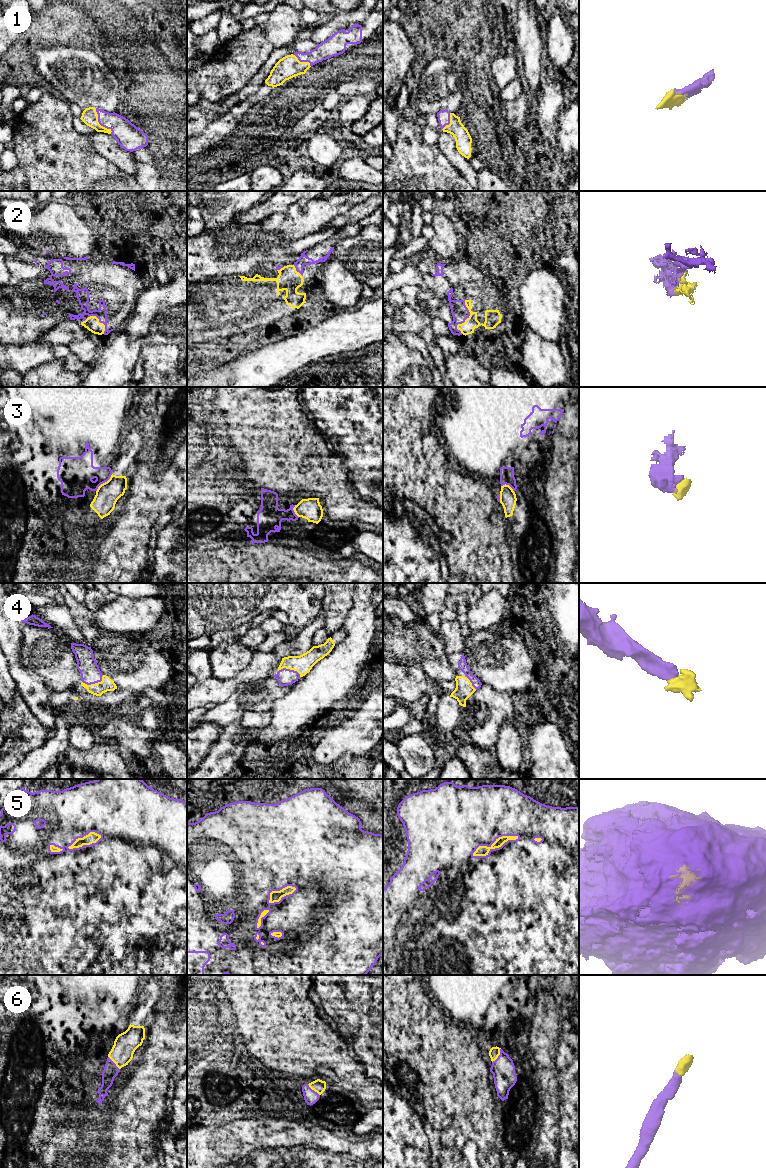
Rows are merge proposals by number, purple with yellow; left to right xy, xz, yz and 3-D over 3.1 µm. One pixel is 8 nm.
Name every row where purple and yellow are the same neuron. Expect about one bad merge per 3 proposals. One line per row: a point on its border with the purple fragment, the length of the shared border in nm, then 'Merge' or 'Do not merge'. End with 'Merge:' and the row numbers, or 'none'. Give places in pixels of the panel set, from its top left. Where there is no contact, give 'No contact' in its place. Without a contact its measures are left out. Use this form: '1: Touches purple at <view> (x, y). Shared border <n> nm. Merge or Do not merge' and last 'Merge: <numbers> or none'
1: Touches purple at xy (99, 123). Shared border 240 nm. Merge
2: Touches purple at yz (466, 318). Shared border 260 nm. Merge
3: Touches purple at xy (103, 482). Shared border 190 nm. Do not merge
4: Touches purple at xy (93, 683). Shared border 180 nm. Merge
5: Touches purple at yz (495, 848). Shared border 400 nm. Merge
6: Touches purple at yz (499, 1055). Shared border 140 nm. Merge
Merge: 1, 2, 4, 5, 6

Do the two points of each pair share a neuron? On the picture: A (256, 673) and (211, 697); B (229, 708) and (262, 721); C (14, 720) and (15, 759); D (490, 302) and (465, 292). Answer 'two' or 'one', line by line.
A: one
B: two
C: one
D: one

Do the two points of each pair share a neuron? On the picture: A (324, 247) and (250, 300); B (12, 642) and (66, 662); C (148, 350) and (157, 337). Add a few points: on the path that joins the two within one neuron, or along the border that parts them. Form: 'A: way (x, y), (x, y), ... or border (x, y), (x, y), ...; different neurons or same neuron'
A: way (306, 266), (288, 284), (285, 284), (269, 298); same neuron
B: border (20, 624), (21, 662), (28, 669); different neurons
C: border (174, 342), (144, 344), (139, 355); different neurons

